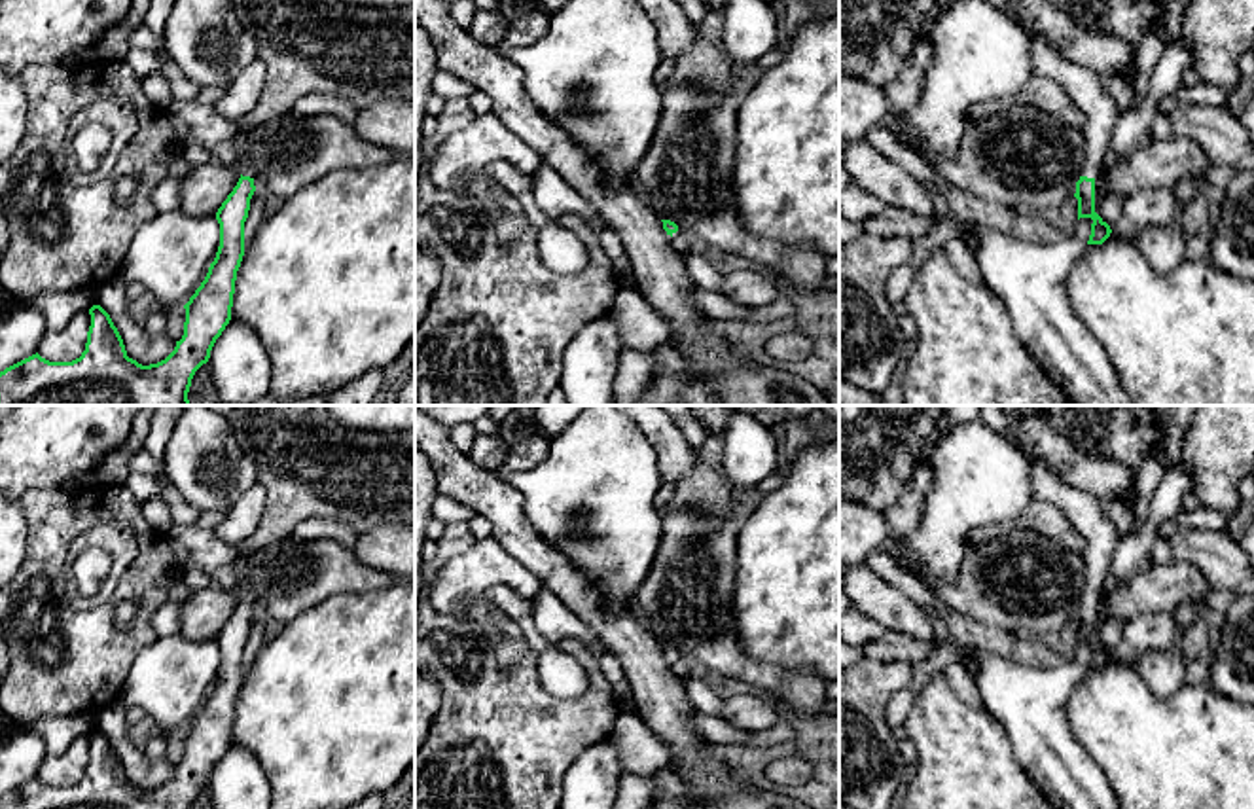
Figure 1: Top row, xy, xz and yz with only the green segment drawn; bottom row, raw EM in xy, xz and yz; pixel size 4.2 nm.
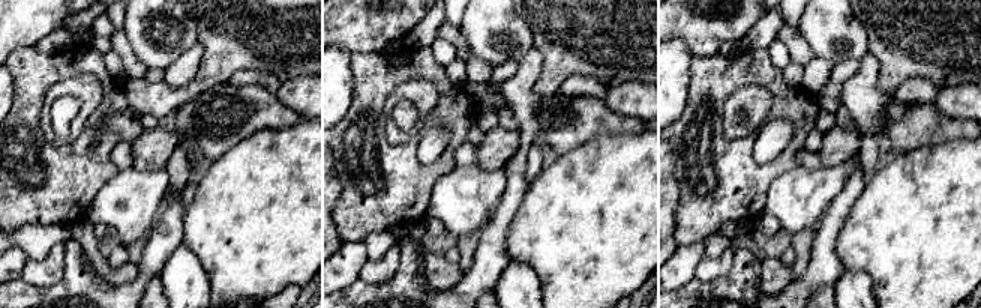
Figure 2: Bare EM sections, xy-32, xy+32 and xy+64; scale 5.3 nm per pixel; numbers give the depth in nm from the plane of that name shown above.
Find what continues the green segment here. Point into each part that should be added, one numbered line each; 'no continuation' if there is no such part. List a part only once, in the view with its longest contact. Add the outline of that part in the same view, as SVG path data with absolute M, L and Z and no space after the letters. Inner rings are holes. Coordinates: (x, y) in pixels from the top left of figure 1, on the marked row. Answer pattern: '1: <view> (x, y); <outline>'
1: yz (1084, 86); M1030 36L1032 74L1055 81L1084 112L1085 163L1082 176L1097 178L1120 117L1116 100L1102 87L1102 76L1089 66L1066 61L1040 36Z

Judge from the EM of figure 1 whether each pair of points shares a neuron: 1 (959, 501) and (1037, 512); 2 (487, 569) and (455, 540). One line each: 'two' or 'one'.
1: two
2: two

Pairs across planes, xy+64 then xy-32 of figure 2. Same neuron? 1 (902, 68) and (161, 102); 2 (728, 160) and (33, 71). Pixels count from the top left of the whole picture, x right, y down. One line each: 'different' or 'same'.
1: same
2: same

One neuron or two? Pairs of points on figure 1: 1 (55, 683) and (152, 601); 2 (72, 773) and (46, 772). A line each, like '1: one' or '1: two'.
1: one
2: one

